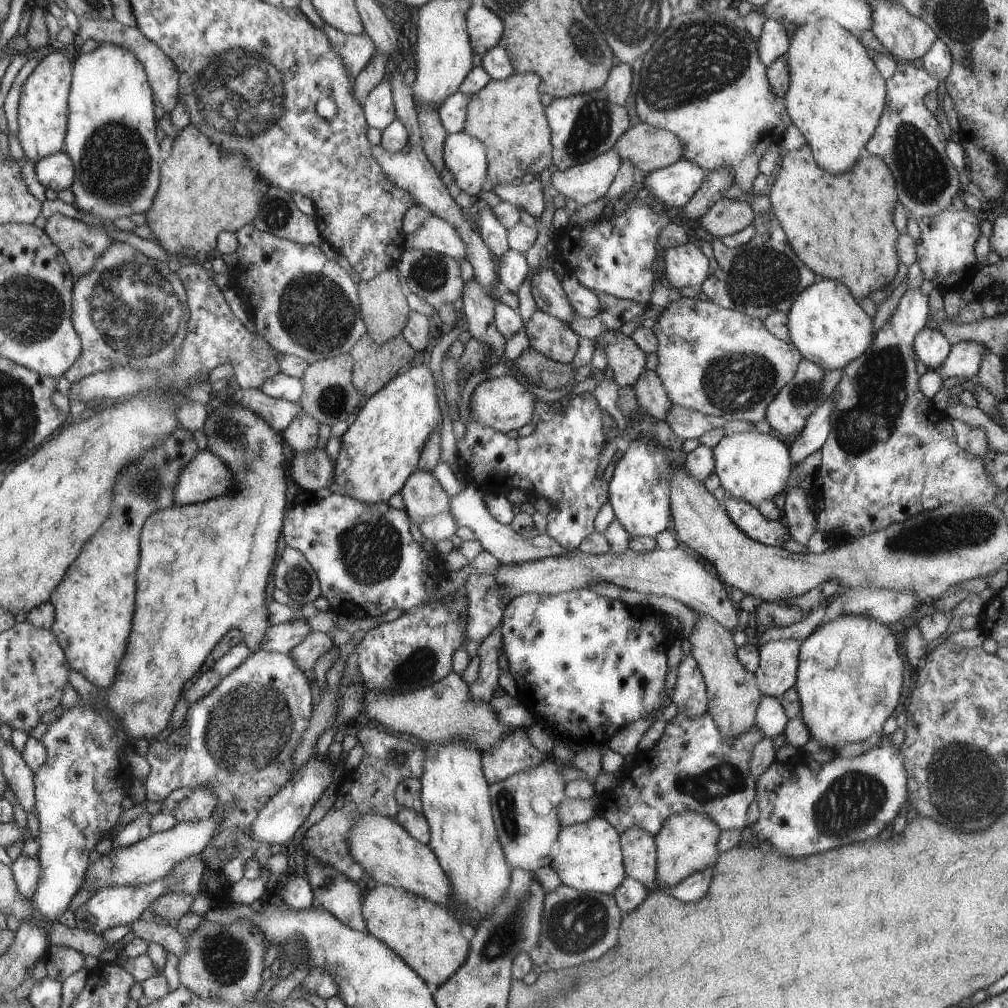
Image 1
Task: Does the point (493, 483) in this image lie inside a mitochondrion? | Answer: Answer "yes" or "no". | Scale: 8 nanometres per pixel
no

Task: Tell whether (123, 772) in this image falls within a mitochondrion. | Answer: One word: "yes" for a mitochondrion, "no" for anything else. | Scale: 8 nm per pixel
no

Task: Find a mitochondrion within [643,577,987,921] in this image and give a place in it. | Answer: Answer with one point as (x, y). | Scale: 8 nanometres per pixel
(850, 806)

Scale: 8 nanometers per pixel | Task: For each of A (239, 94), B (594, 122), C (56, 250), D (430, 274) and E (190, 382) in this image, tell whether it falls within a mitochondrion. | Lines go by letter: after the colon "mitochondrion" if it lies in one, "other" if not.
A: mitochondrion
B: mitochondrion
C: other
D: mitochondrion
E: other

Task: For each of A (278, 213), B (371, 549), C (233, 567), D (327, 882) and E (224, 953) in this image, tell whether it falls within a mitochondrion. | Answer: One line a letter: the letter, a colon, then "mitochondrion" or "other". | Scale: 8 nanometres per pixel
A: mitochondrion
B: mitochondrion
C: other
D: other
E: mitochondrion

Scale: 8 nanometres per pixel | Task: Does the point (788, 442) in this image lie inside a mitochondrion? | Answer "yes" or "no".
no

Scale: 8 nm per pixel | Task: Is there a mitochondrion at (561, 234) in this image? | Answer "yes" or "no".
no

